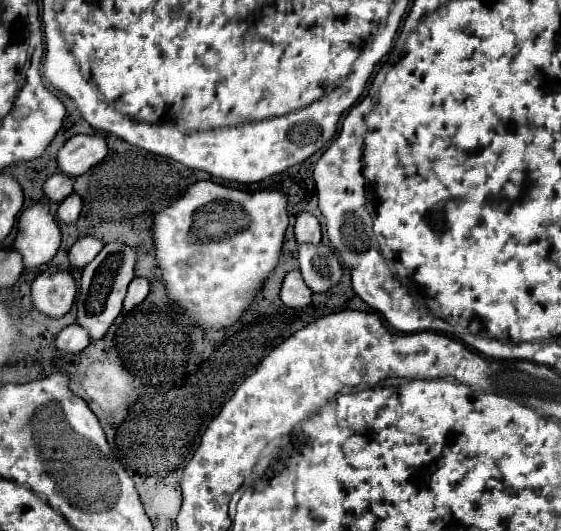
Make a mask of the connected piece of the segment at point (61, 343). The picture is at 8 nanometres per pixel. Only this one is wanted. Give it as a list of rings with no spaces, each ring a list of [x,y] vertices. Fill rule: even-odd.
[[[72,324],[68,328],[64,328],[56,340],[54,340],[54,346],[62,352],[70,352],[70,354],[78,354],[82,352],[86,346],[90,344],[90,338],[88,338],[88,332],[78,326],[78,324]]]

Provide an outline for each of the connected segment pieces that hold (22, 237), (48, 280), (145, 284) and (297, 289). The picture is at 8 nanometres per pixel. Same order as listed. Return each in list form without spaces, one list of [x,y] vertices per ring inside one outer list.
[[[38,202],[22,212],[14,248],[22,254],[26,270],[38,270],[56,256],[60,248],[60,228],[48,204]]]
[[[46,268],[32,282],[32,306],[44,316],[64,316],[76,300],[76,282],[70,270]]]
[[[134,278],[128,286],[128,294],[124,298],[124,308],[122,308],[122,314],[134,310],[150,292],[150,280],[146,278]]]
[[[292,270],[286,274],[282,290],[280,290],[280,300],[288,308],[296,308],[296,310],[302,310],[312,302],[312,290],[308,290],[298,270]]]

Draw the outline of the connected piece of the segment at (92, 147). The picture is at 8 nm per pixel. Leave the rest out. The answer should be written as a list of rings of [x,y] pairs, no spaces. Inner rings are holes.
[[[100,134],[92,136],[72,136],[60,150],[58,150],[58,168],[60,172],[76,178],[86,174],[92,166],[104,160],[108,152],[106,140]]]

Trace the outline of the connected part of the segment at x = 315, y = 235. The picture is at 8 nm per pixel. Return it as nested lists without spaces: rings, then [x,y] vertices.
[[[302,212],[294,224],[294,236],[298,244],[318,244],[320,242],[320,222],[310,212]]]

